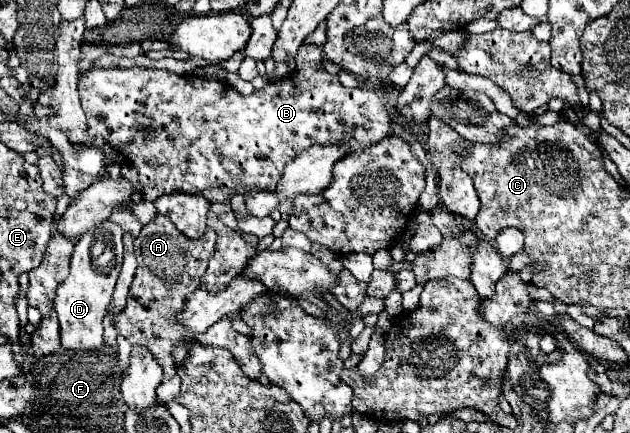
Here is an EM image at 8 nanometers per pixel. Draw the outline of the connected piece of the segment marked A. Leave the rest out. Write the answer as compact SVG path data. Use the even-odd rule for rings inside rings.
M156 215L150 223L144 225L140 235L134 239L138 269L130 285L128 303L124 311L116 315L116 329L130 343L140 343L152 351L154 359L164 369L164 379L156 389L158 399L162 403L170 403L180 395L180 377L176 373L176 365L172 359L172 347L182 339L182 333L186 331L186 327L180 321L176 321L176 315L184 311L186 295L200 287L200 277L206 271L210 255L214 253L216 233L212 229L206 229L206 233L200 239L188 239L182 237L180 231L176 231L176 227L172 227L172 223L164 215ZM168 269L170 281L166 279Z

